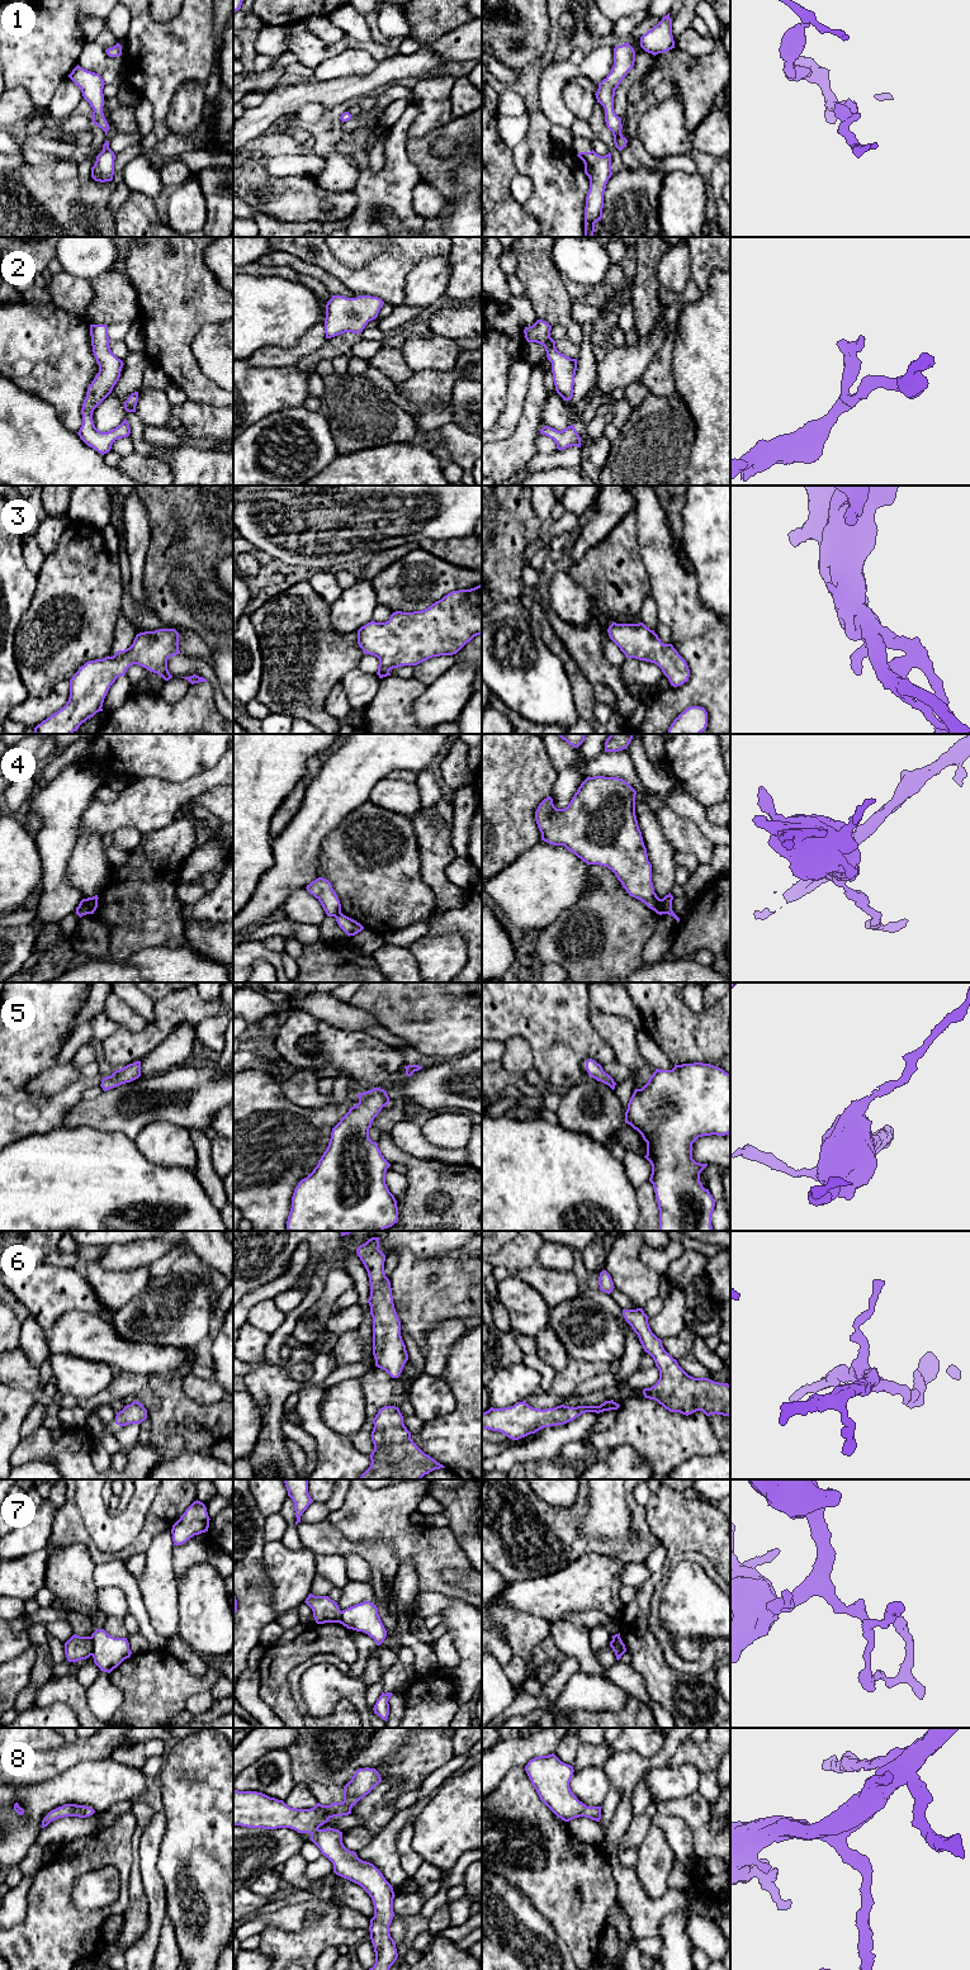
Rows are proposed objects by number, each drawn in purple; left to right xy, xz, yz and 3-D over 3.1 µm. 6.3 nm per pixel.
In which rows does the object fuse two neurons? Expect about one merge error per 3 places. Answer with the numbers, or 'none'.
4, 7

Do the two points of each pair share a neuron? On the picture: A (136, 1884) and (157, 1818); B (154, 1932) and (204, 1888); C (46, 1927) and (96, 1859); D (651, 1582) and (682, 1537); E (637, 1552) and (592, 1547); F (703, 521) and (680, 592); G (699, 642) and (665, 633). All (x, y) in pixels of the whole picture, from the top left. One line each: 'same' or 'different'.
A: different
B: different
C: same
D: same
E: same
F: different
G: different

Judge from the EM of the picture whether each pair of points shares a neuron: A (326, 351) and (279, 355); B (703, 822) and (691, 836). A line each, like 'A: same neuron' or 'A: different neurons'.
A: different neurons
B: different neurons

